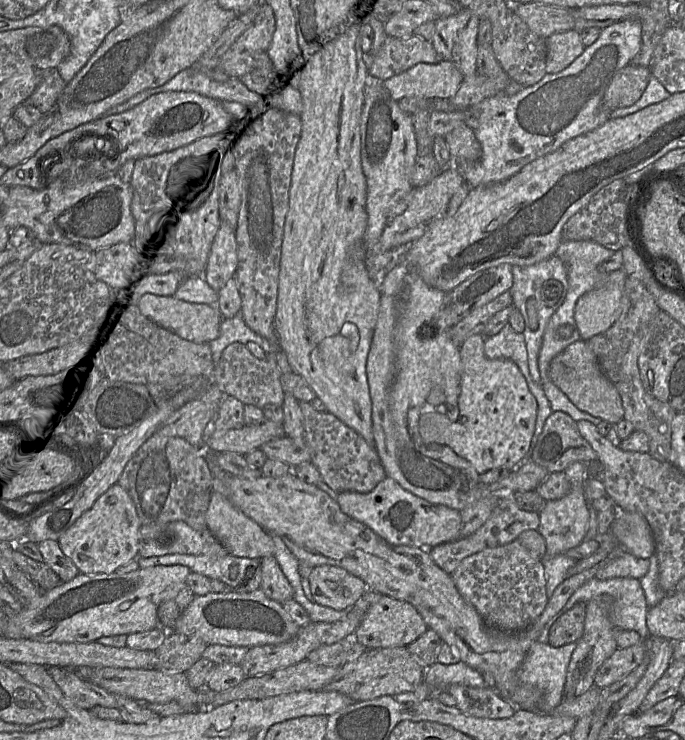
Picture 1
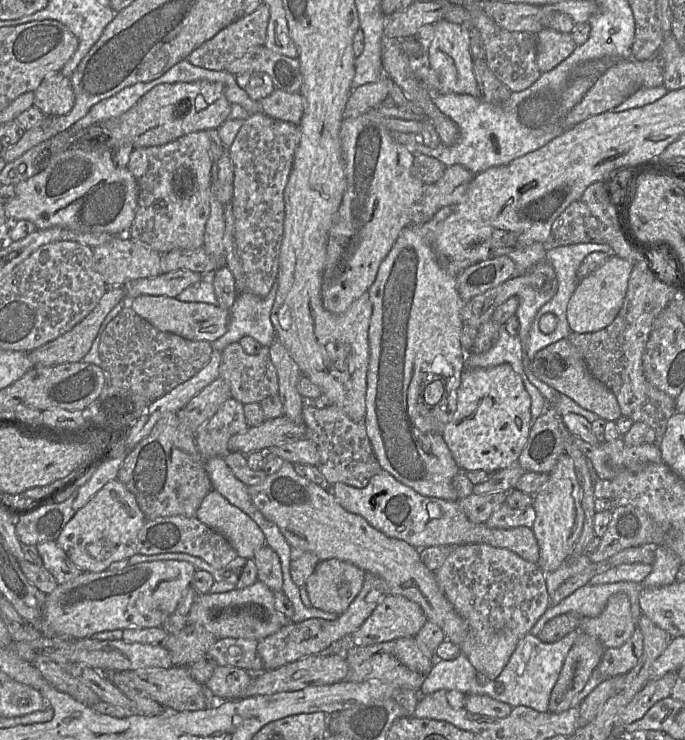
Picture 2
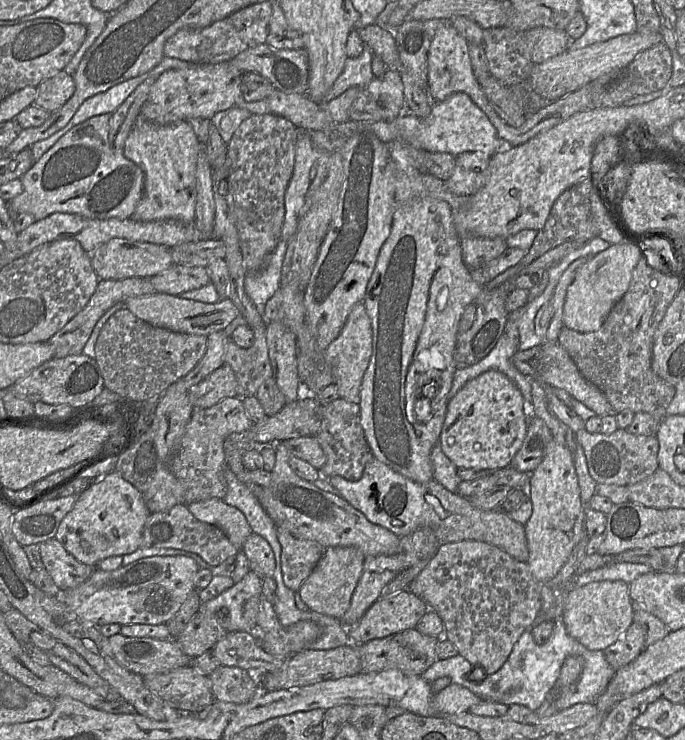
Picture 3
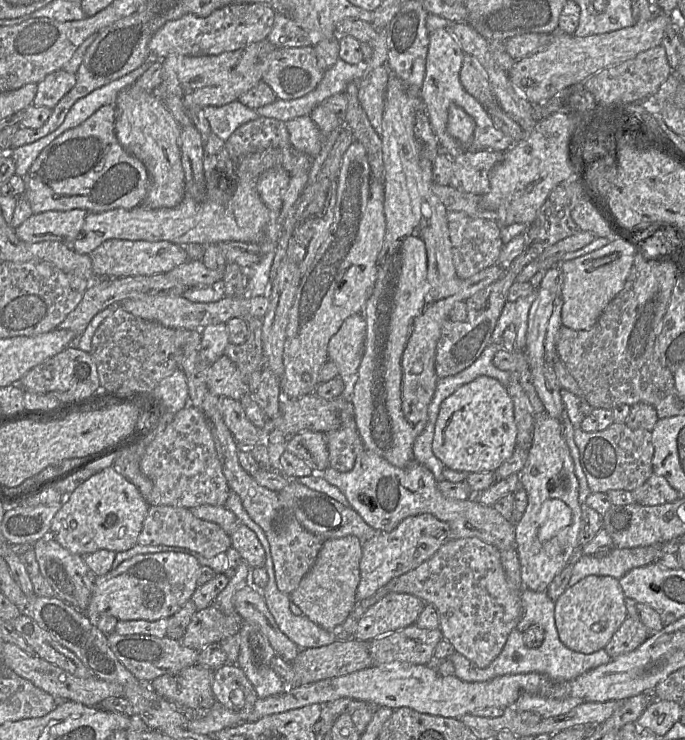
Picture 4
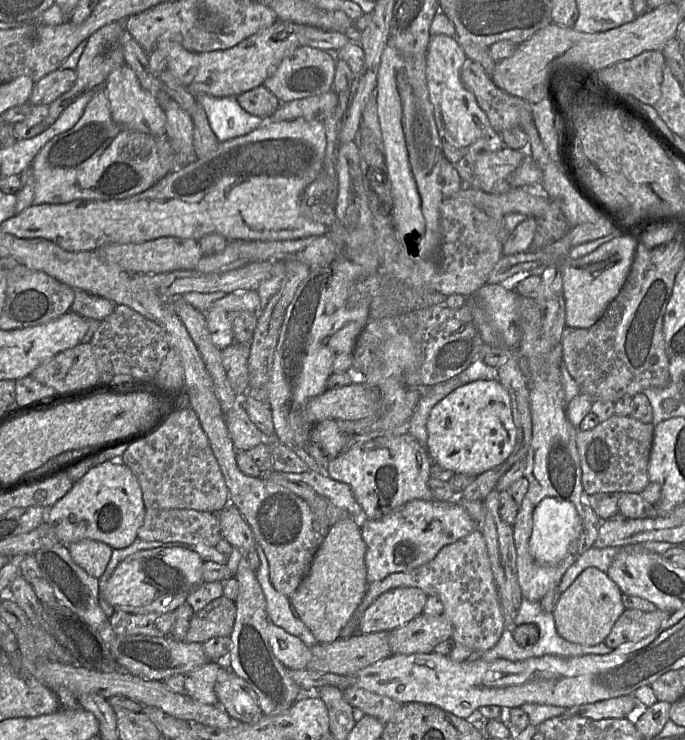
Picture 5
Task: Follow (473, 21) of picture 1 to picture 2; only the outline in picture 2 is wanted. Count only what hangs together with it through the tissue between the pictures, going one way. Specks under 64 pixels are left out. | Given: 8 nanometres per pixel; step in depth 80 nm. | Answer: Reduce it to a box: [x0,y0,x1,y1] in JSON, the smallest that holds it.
[427,19,480,98]

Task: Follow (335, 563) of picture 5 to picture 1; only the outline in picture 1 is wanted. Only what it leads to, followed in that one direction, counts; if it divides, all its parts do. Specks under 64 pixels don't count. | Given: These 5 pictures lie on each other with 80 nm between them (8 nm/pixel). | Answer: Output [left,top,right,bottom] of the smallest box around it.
[309,565,368,611]

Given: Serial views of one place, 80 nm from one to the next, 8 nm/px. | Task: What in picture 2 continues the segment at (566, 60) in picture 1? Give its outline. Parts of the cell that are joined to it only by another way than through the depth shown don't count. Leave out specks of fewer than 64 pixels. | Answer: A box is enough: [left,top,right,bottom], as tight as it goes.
[536,28,577,73]

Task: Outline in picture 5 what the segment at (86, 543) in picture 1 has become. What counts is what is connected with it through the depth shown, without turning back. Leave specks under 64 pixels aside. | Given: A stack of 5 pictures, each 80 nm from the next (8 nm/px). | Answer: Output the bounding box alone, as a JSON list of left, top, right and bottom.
[46,459,146,549]

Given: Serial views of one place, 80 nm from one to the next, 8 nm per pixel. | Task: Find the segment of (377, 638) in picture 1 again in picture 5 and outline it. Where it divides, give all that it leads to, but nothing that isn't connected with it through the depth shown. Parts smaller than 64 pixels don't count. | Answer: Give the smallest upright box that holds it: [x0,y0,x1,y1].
[358,587,427,633]

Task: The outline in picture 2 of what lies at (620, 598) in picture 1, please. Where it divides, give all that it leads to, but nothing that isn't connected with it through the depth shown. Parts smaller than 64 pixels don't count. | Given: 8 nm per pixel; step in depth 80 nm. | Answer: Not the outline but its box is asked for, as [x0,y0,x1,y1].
[531,582,643,637]

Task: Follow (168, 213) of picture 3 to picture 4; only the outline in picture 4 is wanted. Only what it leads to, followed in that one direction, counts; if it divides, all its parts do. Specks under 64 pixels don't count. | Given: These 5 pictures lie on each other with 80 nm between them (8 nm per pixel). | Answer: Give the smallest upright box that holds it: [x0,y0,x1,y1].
[115,85,185,209]

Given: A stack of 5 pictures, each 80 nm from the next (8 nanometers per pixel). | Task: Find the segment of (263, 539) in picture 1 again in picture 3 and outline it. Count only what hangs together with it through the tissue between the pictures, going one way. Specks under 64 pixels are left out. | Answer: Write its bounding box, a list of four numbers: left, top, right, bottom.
[187,498,253,550]

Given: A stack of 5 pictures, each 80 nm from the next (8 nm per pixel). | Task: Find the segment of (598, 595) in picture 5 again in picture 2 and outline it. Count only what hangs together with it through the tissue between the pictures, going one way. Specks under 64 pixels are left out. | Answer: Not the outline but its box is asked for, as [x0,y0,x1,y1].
[580,596,637,648]

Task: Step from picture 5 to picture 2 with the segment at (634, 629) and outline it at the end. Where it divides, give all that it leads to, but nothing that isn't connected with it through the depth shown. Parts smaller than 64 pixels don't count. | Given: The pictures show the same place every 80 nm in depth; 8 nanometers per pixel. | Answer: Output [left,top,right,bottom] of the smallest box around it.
[598,627,643,679]

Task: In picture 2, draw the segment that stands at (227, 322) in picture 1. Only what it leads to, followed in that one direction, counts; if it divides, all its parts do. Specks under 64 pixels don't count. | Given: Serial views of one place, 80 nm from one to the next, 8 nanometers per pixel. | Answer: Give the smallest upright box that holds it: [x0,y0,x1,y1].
[210,279,278,351]

